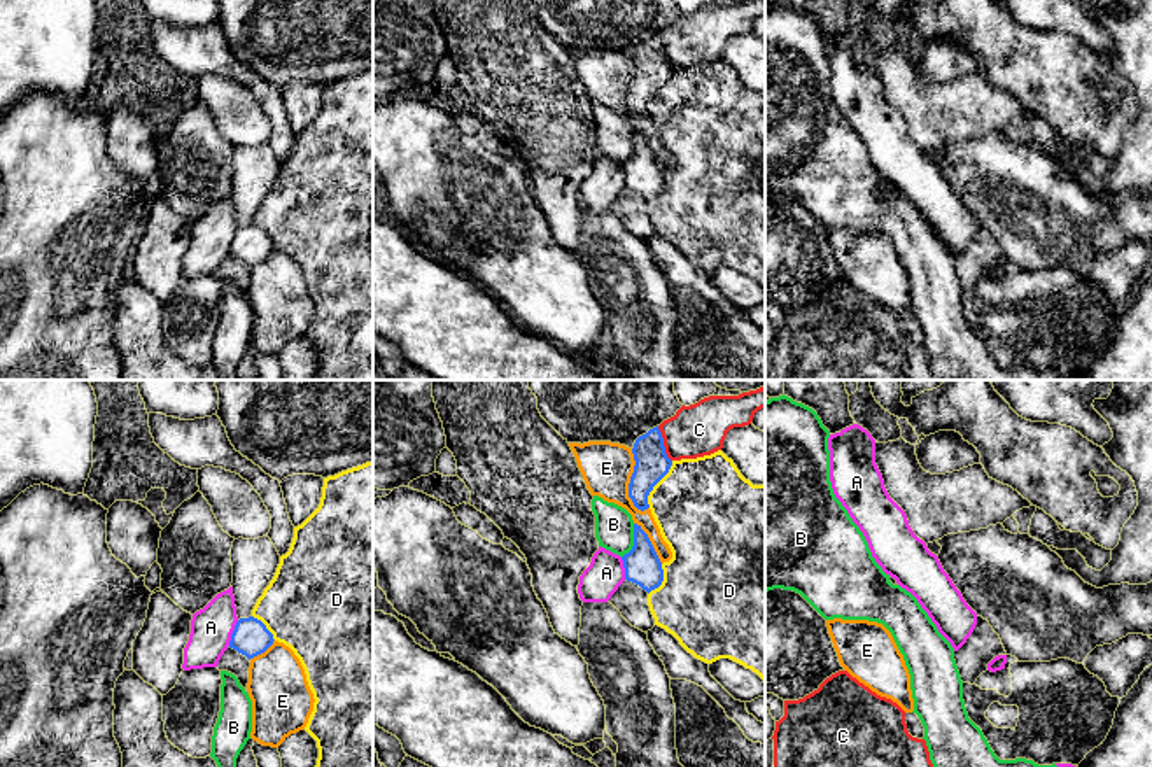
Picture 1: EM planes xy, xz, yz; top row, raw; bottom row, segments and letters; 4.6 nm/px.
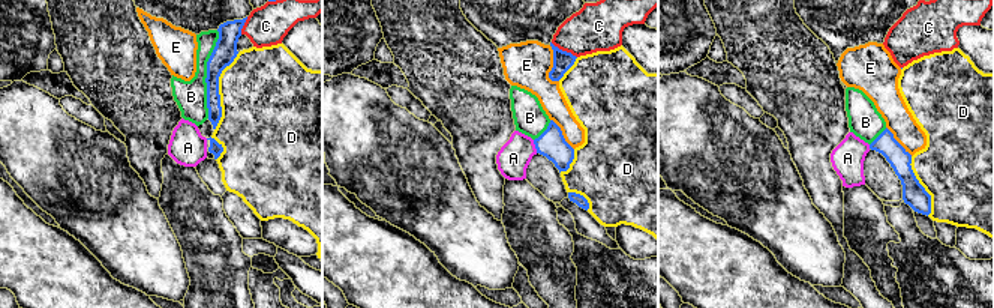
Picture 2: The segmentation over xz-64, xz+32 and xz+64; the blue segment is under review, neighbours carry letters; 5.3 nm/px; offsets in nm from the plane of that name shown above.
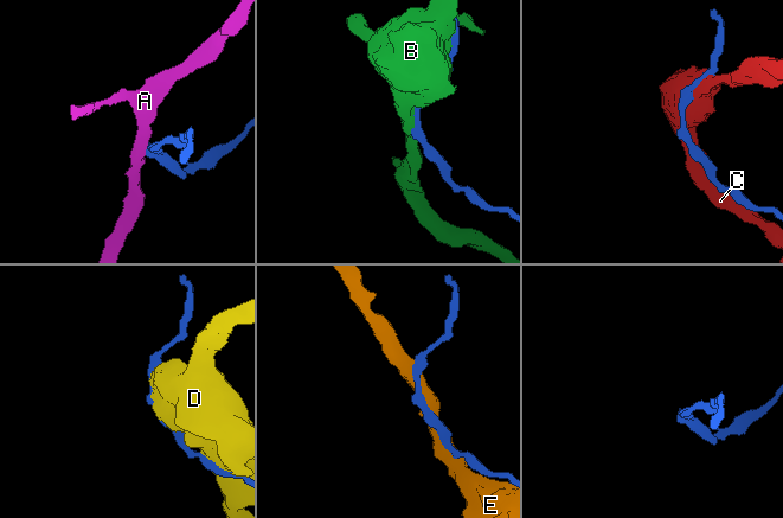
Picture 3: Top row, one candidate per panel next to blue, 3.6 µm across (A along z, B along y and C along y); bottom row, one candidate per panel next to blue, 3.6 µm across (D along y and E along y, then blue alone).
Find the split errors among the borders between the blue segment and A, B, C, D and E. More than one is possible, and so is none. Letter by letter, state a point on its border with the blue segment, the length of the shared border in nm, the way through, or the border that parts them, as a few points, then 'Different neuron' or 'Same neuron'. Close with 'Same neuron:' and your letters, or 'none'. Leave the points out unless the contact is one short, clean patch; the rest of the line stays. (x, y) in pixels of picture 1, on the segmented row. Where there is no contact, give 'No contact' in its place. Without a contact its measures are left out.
A: Touches blue at xy (233, 633). Shared border 130 nm. Boundary: xy (238, 620), (228, 645). Different neuron
B: Touches blue at xz (634, 541). Shared border 170 nm. Different neuron
C: Touches blue at xz (662, 443). Shared border 180 nm. Different neuron
D: Touches blue at xz (657, 482). Shared border 240 nm. Different neuron
E: Touches blue at xz (631, 482). Shared border 300 nm. Different neuron
Same neuron: none

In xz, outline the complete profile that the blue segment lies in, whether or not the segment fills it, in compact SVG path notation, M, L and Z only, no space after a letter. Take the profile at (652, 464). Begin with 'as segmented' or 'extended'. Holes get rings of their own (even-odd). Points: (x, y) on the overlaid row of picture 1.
as segmented | M658 426L636 440L632 454L636 466L629 483L629 497L637 510L644 511L650 508L650 492L672 466Z

